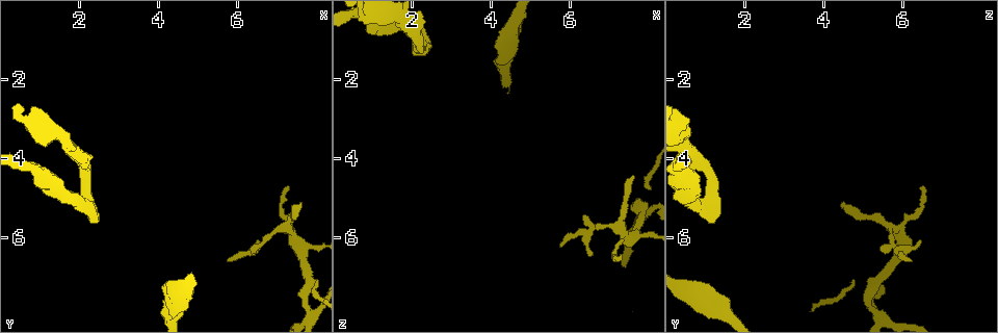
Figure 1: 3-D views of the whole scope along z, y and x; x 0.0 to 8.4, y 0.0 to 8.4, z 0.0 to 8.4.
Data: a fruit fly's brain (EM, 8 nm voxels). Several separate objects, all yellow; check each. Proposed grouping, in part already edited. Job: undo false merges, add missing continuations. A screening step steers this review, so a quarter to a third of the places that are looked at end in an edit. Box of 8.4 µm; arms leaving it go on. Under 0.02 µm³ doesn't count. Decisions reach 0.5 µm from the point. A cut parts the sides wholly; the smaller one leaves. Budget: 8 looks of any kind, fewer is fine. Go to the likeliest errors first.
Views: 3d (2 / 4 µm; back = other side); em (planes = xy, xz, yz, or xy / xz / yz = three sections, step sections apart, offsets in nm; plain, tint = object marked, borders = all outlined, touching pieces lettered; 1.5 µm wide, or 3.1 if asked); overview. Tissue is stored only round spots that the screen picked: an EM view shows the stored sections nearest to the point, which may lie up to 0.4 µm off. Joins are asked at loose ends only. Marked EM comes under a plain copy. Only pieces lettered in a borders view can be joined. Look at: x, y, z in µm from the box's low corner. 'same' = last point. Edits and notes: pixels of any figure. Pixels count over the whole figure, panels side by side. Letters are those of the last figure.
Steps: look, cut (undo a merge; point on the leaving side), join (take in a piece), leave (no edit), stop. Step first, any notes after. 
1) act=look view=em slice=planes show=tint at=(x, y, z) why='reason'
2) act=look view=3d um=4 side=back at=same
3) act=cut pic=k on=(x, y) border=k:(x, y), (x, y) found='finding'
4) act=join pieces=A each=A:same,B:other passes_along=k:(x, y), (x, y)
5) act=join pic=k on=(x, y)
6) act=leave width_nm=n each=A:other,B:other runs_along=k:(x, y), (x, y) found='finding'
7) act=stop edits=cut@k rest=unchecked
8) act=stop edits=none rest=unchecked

act=look view=3d um=4 at=(2.50, 5.60, 1.20) why='branch stops here'

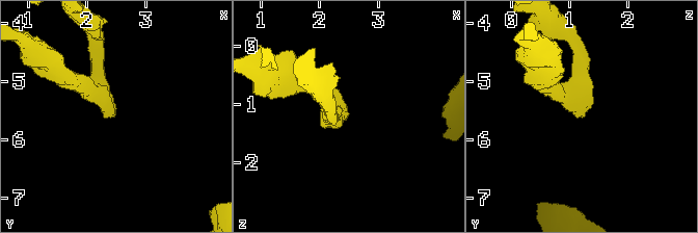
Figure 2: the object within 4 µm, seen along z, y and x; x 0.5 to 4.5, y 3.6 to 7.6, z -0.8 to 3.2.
act=look view=em slice=planes show=borders at=(2.45, 5.60, 1.20) why='shape alone is not enough'

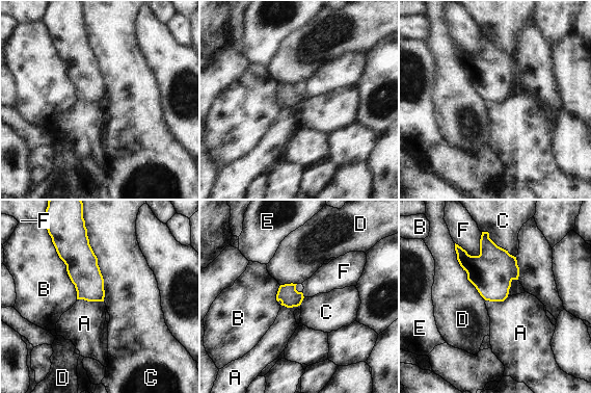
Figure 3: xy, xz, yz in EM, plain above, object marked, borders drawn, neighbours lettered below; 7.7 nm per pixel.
act=leave width_nm=170 longest_contact=C:600nm each=A:other,B:other,C:other,D:other,E:other,F:other found='none of them fits'

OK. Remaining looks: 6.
act=look view=em slice=xy step=4 show=borders at=(6.30, 6.30, 5.40) why='tapers out'

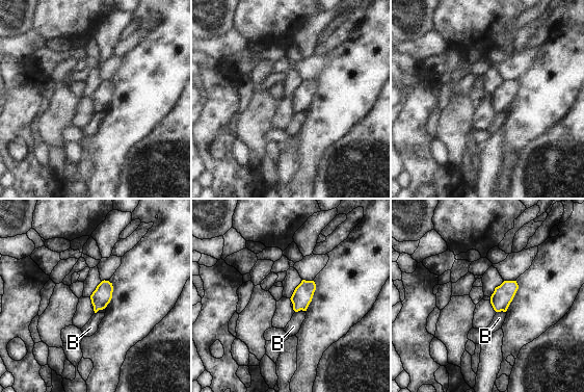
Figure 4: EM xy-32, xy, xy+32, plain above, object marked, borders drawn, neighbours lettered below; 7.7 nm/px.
act=leave each=B:other border=4:(505, 311), (497, 312) found='none of them fits'

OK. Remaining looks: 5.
act=look view=3d um=2 side=back at=(7.80, 7.85, 5.30) why='three-way junction'

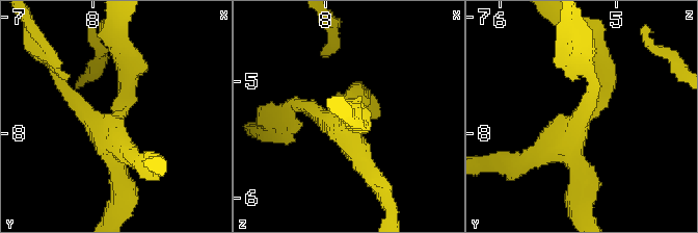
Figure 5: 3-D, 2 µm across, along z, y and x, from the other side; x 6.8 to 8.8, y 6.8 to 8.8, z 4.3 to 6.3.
act=look view=em slice=xy step=8 show=tint at=(7.84, 7.88, 5.36) why='shape alone is not enough'

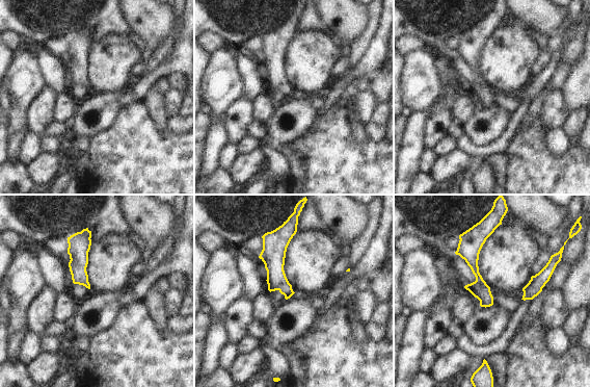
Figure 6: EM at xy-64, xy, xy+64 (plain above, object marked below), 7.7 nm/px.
act=look view=em slice=xz step=8 show=borders at=same

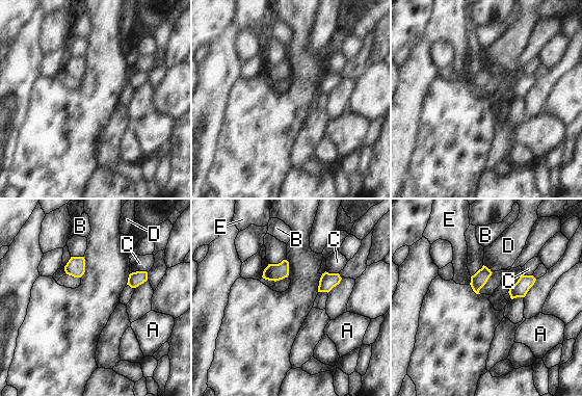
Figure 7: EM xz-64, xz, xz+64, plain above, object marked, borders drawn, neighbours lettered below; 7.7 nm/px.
act=leave each=A:other,B:other,C:other,D:other,E:other arms=3 border=7:(471, 276), (469, 284) found='one neuron here'

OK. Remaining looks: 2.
act=stop edits=none rest=unchecked

